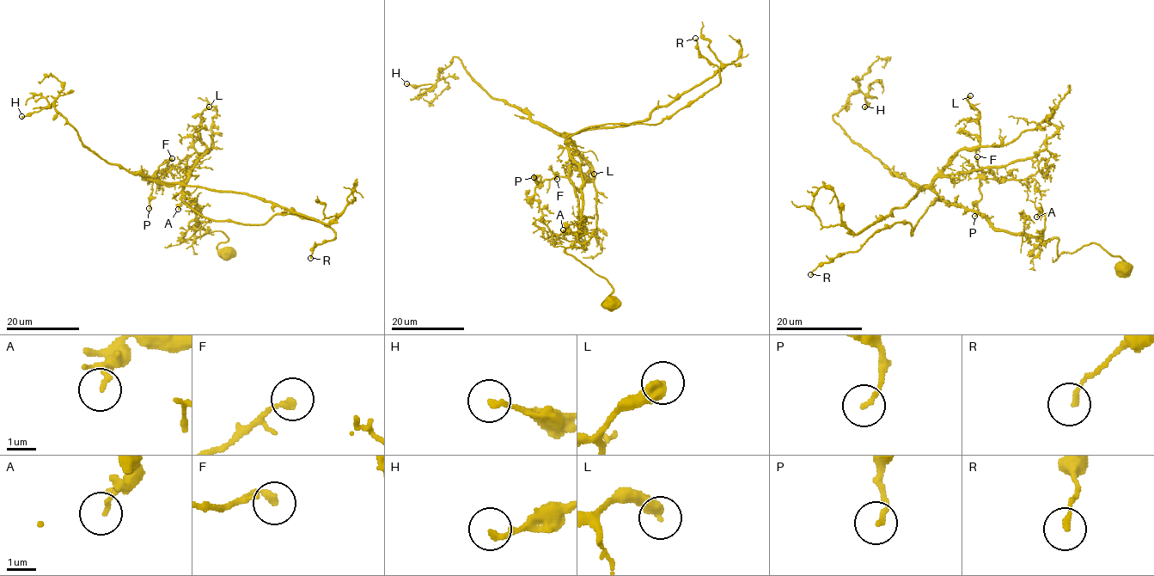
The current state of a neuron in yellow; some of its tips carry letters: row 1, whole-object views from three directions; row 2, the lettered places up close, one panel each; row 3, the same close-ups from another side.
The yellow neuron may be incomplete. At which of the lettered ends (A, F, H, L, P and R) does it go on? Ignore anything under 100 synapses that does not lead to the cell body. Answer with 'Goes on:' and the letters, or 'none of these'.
Goes on: none of these

